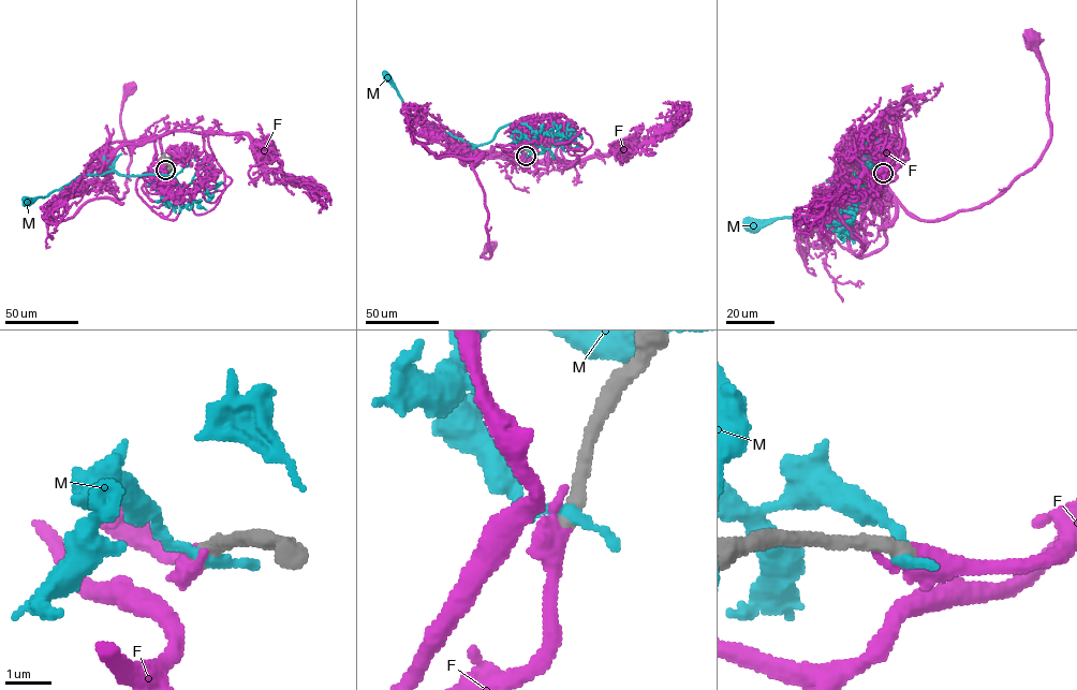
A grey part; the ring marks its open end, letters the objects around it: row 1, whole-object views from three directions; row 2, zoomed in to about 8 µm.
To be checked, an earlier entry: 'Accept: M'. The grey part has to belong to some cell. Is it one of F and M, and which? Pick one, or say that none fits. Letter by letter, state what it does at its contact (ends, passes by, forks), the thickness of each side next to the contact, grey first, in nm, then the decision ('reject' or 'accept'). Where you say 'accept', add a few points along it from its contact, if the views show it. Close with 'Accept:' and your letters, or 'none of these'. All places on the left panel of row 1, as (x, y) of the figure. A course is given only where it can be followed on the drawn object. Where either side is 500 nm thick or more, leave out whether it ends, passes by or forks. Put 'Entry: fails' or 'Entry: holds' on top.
Entry: fails
F: it passes by | 400/400 nm | accept | via (164, 171), (162, 134), (120, 146), (105, 164), (107, 182), (118, 199), (128, 190), (120, 112), (130, 87)
M: it passes by | 400/200 nm | reject
Accept: F

